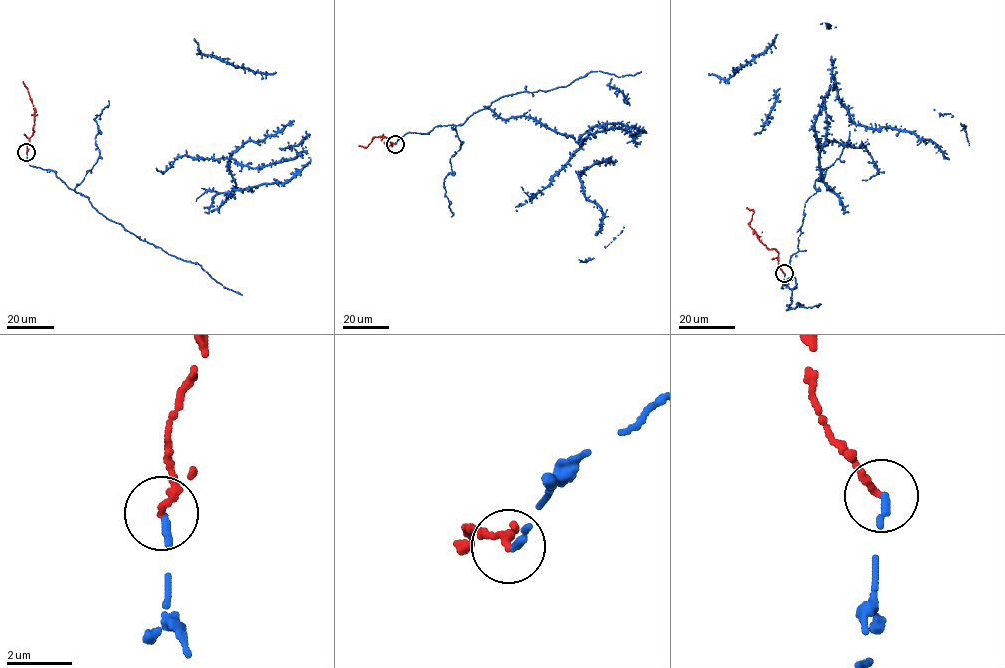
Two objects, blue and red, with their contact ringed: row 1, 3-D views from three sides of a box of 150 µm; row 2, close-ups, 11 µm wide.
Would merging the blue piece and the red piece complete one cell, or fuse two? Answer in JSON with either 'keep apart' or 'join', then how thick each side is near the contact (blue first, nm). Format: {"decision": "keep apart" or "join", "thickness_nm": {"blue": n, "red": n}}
{"decision": "join", "thickness_nm": {"blue": 240, "red": 280}}

